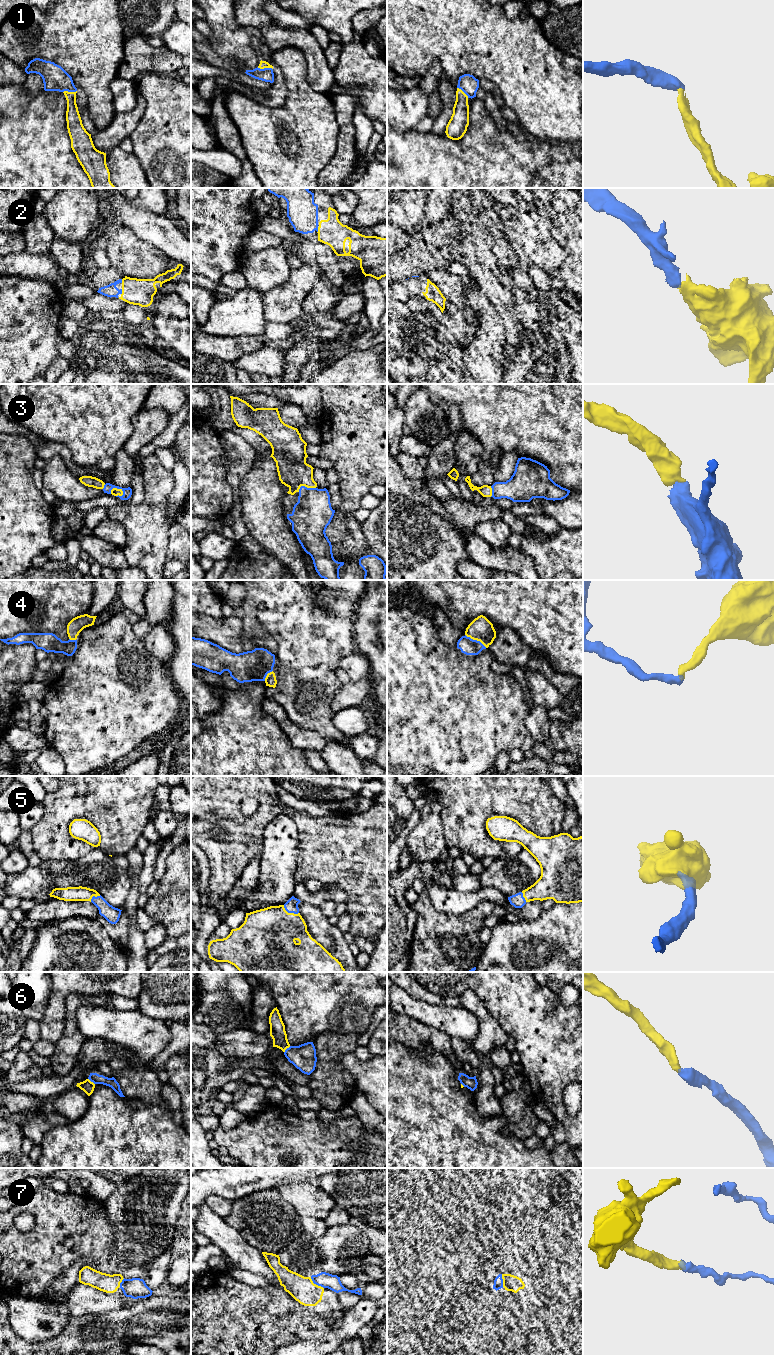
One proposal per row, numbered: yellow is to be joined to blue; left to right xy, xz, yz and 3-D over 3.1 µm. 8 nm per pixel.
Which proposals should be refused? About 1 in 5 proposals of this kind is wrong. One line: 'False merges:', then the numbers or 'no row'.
False merges: 7

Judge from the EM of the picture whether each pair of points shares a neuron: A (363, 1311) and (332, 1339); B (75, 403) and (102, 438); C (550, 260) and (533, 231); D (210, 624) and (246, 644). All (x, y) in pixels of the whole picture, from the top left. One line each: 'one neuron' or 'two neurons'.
A: one neuron
B: one neuron
C: one neuron
D: one neuron

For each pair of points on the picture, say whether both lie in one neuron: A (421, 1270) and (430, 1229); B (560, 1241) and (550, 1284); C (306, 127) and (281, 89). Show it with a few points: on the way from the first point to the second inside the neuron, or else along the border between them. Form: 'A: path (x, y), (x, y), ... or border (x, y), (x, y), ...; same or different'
A: border (426, 1261), (433, 1267), (437, 1283); different
B: path (552, 1252), (550, 1273); same
C: border (283, 72), (284, 102), (279, 106), (264, 105); different

